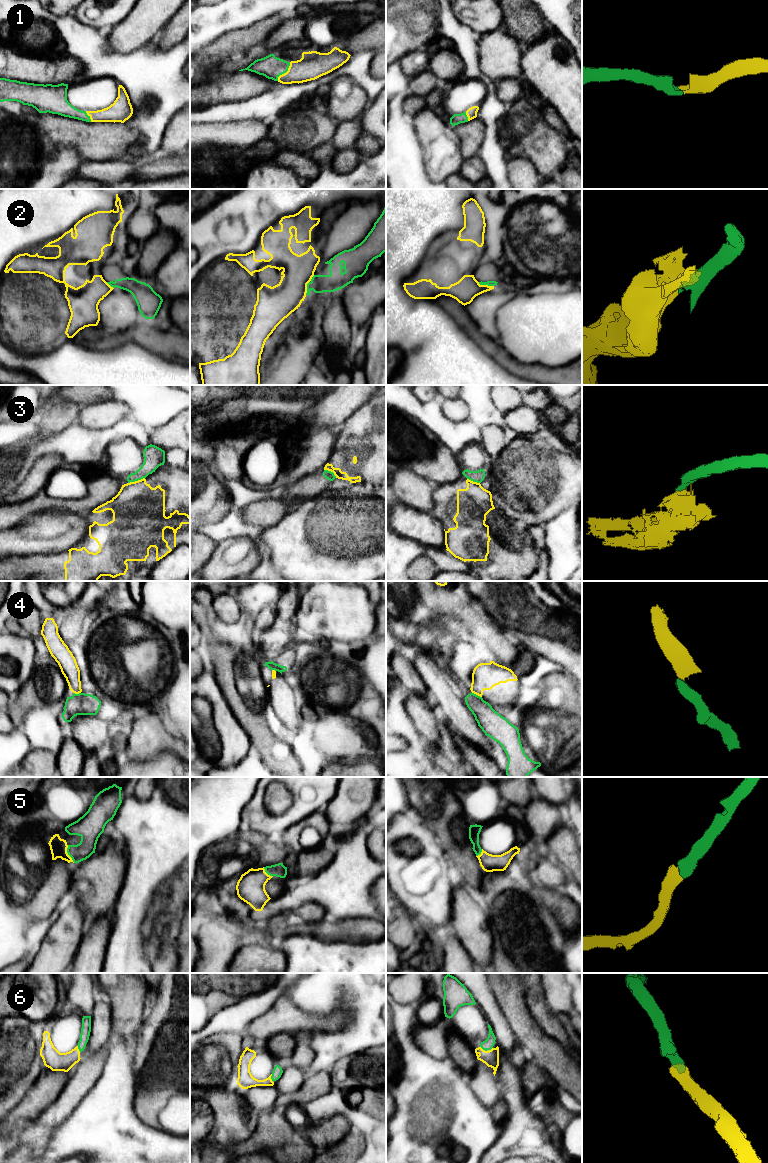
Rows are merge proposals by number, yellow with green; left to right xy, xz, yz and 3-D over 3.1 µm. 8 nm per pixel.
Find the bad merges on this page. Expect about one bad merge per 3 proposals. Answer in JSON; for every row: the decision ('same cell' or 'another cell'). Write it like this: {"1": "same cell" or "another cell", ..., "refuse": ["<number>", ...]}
{"1": "same cell", "2": "another cell", "3": "another cell", "4": "another cell", "5": "same cell", "6": "same cell", "refuse": ["2", "3", "4"]}

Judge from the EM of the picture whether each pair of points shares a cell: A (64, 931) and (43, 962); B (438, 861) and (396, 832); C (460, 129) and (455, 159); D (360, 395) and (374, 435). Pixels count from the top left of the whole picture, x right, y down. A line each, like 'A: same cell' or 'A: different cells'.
A: same cell
B: same cell
C: different cells
D: different cells

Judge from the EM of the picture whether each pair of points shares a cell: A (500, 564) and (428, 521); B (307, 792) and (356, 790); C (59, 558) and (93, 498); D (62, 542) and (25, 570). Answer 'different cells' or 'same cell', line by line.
A: different cells
B: different cells
C: different cells
D: different cells

